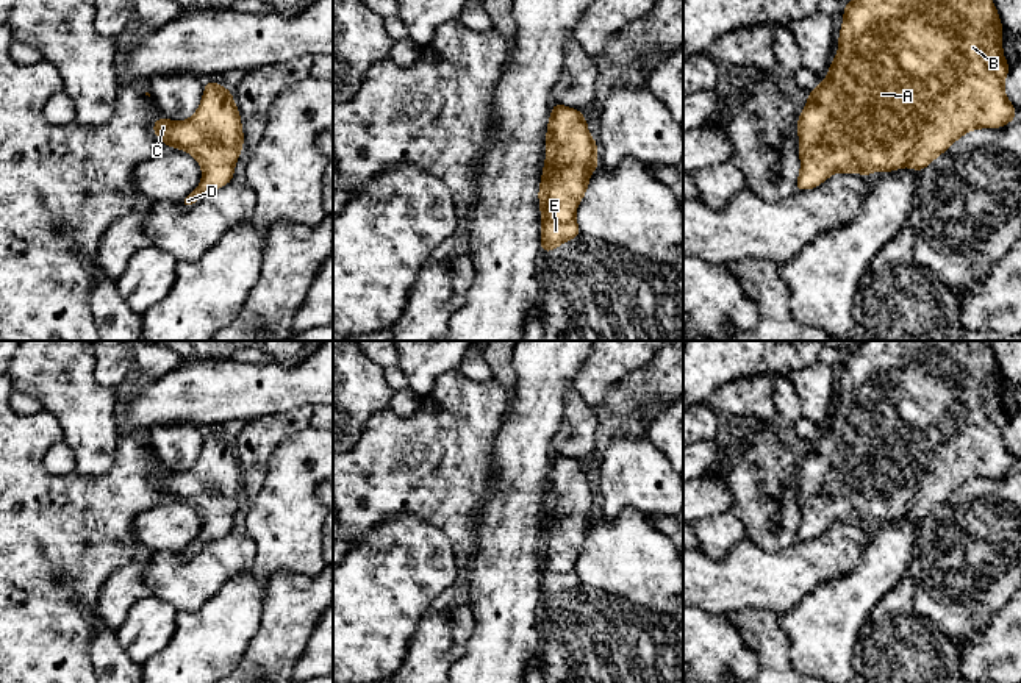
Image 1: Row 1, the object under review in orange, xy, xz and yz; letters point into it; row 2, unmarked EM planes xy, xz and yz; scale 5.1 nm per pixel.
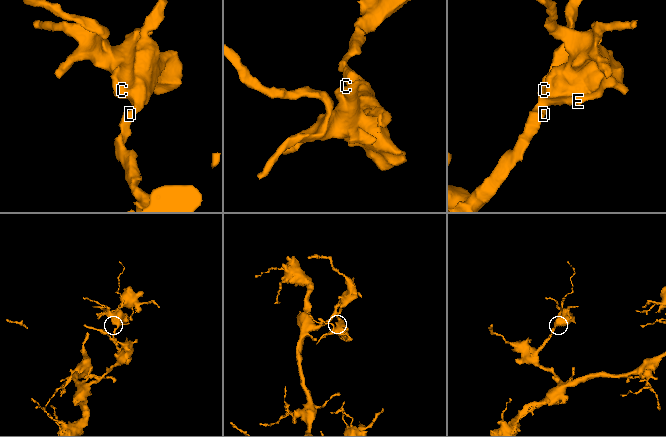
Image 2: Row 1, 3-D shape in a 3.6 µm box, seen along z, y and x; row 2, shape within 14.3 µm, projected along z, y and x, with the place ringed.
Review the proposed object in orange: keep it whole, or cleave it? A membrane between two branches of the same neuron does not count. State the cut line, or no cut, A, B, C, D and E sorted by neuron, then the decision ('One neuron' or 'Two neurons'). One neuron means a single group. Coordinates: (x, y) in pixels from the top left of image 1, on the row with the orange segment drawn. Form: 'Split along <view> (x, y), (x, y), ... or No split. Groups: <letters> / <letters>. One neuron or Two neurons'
No split. Groups: A B C D E. One neuron

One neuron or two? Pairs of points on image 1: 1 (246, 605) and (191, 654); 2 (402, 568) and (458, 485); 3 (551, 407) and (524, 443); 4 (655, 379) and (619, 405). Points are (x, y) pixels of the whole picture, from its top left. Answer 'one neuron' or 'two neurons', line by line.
1: one neuron
2: two neurons
3: one neuron
4: one neuron

